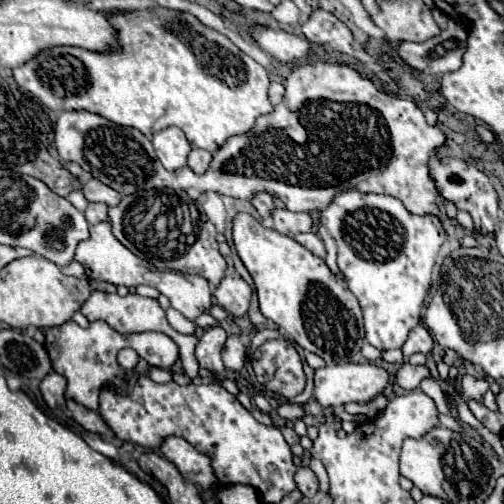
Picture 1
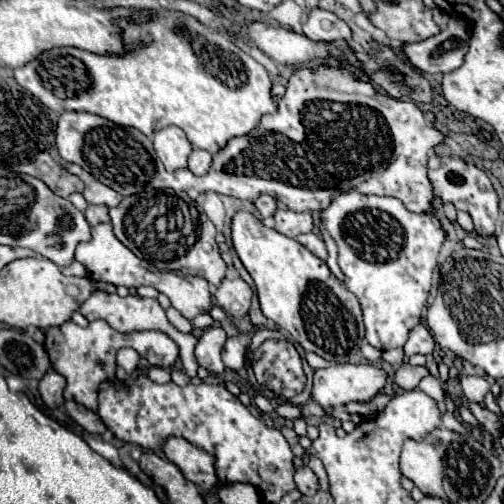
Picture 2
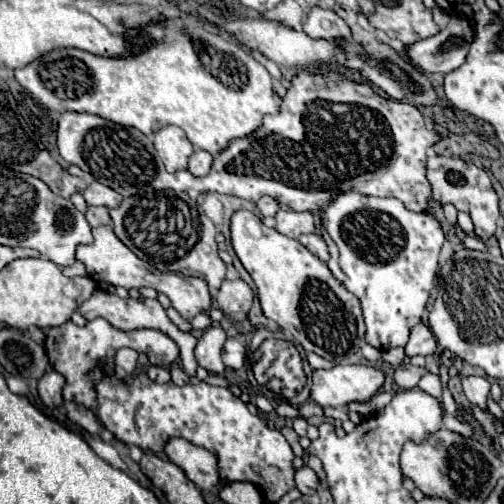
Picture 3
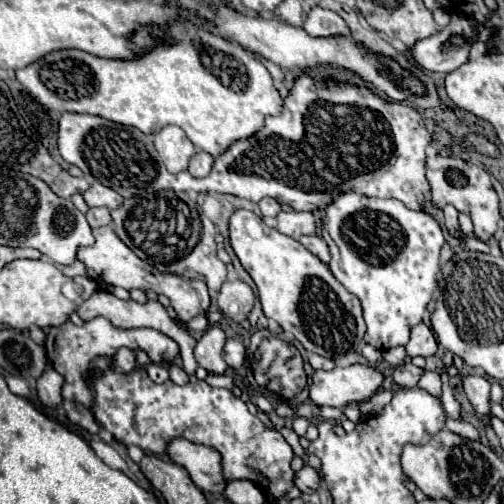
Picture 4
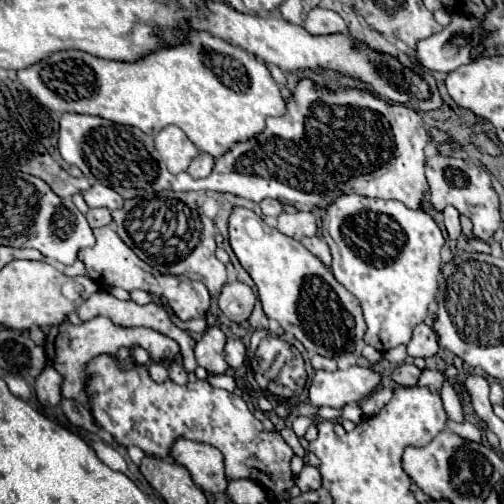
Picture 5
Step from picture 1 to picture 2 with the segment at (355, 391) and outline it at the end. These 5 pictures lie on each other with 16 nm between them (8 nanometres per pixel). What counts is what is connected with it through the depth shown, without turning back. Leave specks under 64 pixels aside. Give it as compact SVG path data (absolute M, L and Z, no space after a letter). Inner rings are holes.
M338 364L314 372L312 398L322 408L368 402L386 384L386 372L372 364Z

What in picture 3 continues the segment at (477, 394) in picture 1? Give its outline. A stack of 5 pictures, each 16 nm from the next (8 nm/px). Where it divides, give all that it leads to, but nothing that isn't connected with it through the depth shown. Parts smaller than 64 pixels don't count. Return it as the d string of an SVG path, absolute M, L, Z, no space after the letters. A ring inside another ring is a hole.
M464 376L462 378L462 388L466 398L482 412L488 412L488 394L490 394L490 382L482 376Z

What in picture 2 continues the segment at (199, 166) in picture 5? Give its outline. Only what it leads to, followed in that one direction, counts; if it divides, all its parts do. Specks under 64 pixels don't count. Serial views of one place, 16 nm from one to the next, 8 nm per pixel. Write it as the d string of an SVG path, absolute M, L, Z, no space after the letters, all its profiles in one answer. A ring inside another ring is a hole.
M194 150L188 158L188 168L196 176L204 176L212 164L212 154L206 150Z

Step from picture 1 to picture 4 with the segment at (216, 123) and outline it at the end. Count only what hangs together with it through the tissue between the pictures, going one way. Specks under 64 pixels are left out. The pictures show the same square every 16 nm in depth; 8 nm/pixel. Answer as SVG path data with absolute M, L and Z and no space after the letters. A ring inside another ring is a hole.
M190 20L174 24L170 34L172 42L156 46L136 60L106 60L80 50L58 50L22 70L16 70L16 78L50 110L94 114L116 124L136 126L144 134L156 134L160 128L176 124L186 132L196 148L212 156L224 154L236 140L254 136L260 128L264 128L266 116L278 116L282 112L284 100L278 94L270 72L250 52L210 34L204 28L196 28Z

